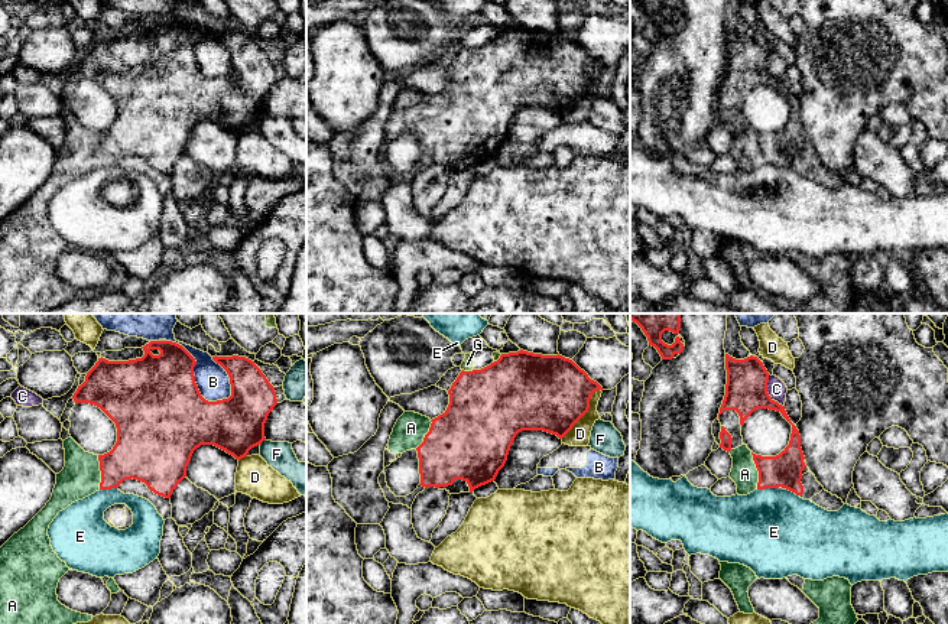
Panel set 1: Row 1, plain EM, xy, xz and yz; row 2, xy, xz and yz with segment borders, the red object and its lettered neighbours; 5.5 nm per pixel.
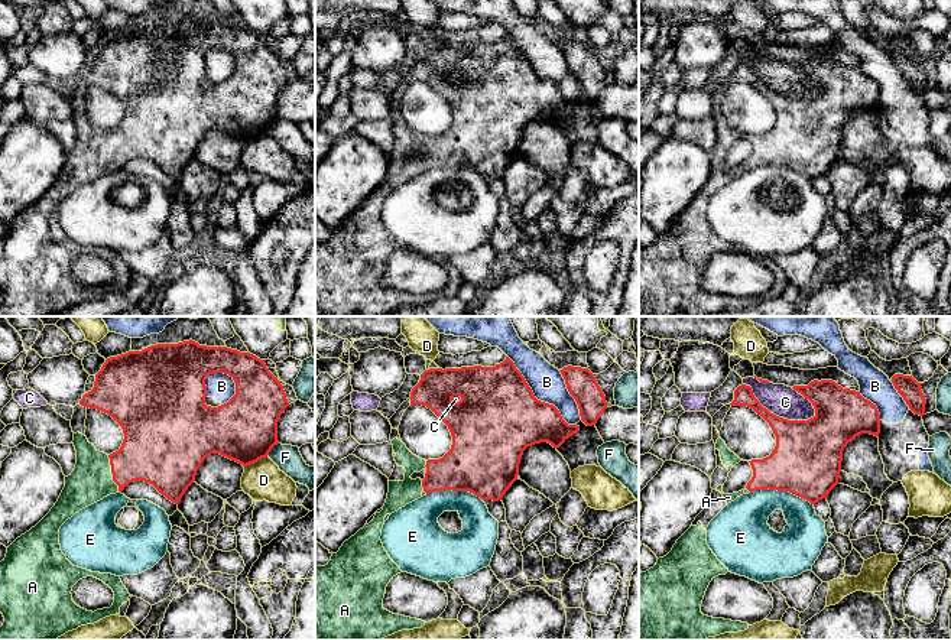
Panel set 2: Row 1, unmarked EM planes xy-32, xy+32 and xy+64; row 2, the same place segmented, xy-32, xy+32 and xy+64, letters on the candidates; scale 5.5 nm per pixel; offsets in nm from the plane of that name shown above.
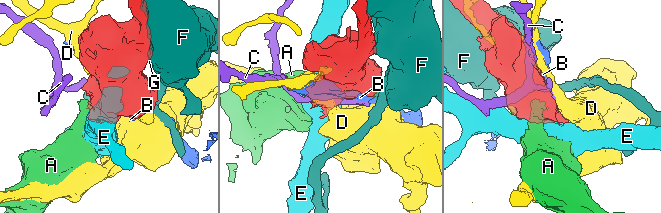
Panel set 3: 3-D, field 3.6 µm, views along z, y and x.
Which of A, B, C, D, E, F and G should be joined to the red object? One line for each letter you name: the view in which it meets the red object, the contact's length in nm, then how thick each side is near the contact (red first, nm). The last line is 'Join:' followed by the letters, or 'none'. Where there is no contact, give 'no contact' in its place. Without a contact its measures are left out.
A: contact in yz; length 220 nm; calibres 190 and 150 nm
Join: A

